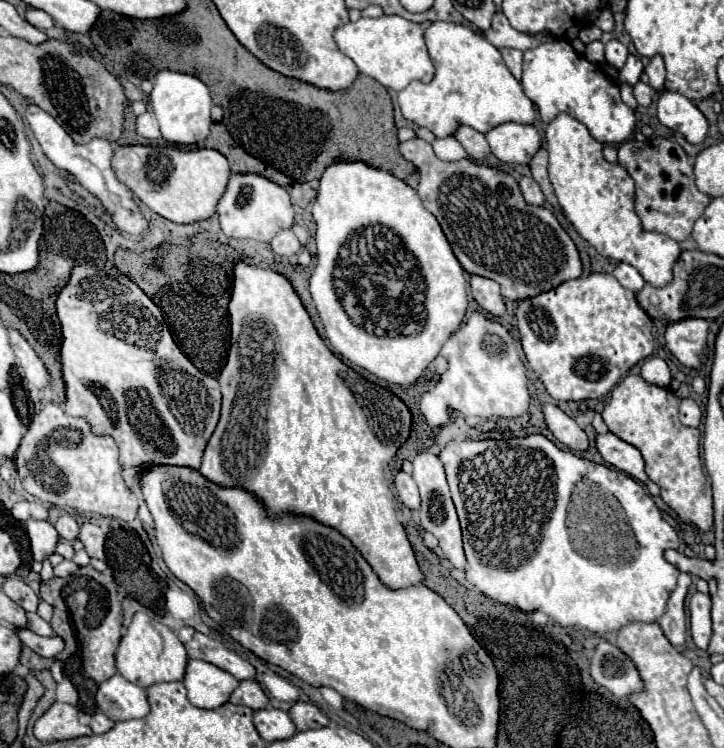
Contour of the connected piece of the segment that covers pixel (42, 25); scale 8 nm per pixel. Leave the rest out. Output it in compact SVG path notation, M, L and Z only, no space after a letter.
M28 7L28 9L26 9L26 21L28 21L30 25L38 27L38 29L50 29L50 27L54 25L52 17L50 17L46 11L34 9L34 7Z

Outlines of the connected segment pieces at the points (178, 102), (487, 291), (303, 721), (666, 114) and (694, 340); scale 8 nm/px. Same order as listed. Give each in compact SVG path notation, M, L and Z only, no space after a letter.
M160 71L156 75L154 91L150 93L152 109L158 117L158 125L162 131L162 137L176 145L196 145L204 141L210 133L210 109L212 109L212 97L208 87L194 75L184 75L176 71Z
M474 275L470 279L470 287L472 287L472 295L476 299L476 303L490 315L500 317L506 313L506 305L504 299L500 295L500 285L496 281L490 281L486 277Z
M296 701L290 707L288 715L294 721L298 731L306 731L308 727L326 727L328 725L328 717L316 705L312 705L312 703Z
M662 91L658 99L658 119L662 125L680 131L688 143L698 145L708 135L706 117L700 109L680 93Z
M684 319L680 323L668 323L666 345L670 353L688 369L700 369L700 355L708 341L706 319Z

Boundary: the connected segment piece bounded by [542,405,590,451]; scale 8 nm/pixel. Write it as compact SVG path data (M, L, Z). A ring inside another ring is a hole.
M544 405L542 411L546 417L548 429L562 445L566 445L572 451L588 451L588 447L590 447L588 435L584 433L584 429L578 427L578 423L572 417L568 417L556 405Z

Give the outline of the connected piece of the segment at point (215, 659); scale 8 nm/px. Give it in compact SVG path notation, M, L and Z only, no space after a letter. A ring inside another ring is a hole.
M194 633L192 641L186 643L184 647L188 651L188 657L208 661L208 663L220 667L222 671L228 671L230 675L234 675L238 681L254 679L254 675L256 675L256 669L248 661L244 661L234 651L226 649L220 641L214 641L202 633Z

